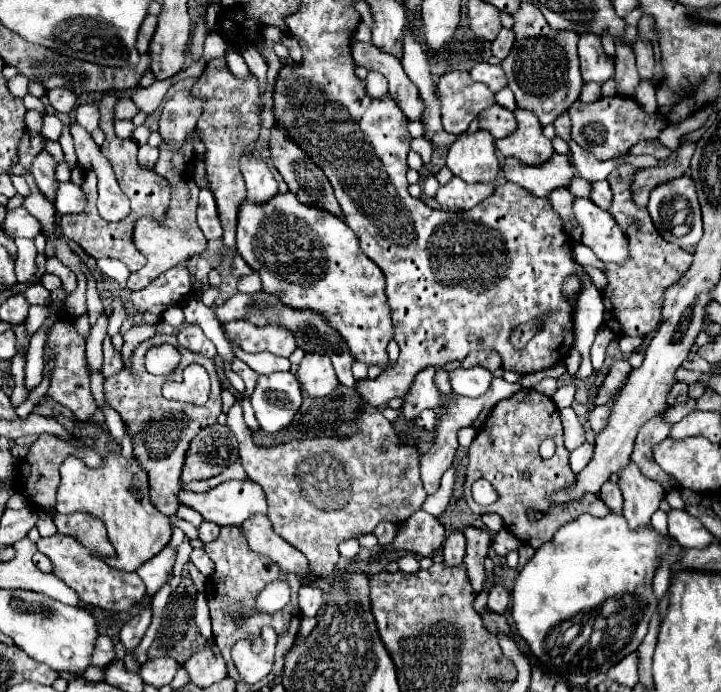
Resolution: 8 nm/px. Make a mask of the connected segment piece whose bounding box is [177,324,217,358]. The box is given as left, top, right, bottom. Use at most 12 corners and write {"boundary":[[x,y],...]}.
{"boundary":[[191,324],[177,332],[183,348],[213,358],[213,342]]}

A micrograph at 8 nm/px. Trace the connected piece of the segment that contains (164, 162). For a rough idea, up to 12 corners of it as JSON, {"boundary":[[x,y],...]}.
{"boundary":[[193,144],[159,146],[153,172],[171,186],[163,222],[139,218],[133,244],[147,258],[129,276],[143,290],[205,250],[195,218]]}

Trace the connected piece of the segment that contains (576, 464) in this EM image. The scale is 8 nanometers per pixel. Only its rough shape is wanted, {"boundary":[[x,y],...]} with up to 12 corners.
{"boundary":[[585,442],[571,452],[575,474],[589,464],[595,444]]}

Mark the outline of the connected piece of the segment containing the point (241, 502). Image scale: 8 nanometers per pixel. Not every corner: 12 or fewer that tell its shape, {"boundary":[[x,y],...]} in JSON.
{"boundary":[[229,480],[209,492],[179,490],[179,504],[207,522],[239,526],[267,514],[251,480]]}

